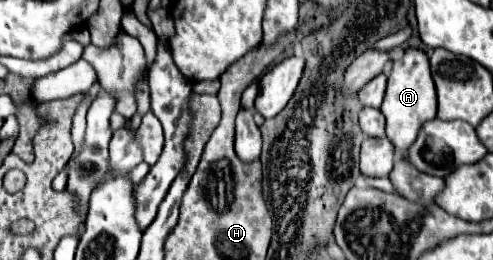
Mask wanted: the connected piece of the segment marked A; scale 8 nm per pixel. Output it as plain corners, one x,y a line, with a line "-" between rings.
408,48
404,50
401,60
394,60
390,76
388,76
388,88
386,96
382,102
382,114
386,116
386,136
394,144
396,152
408,160
406,152
418,138
418,132
424,122
434,120
436,116
436,88
430,76
430,66
428,66
428,56
418,50
418,48

